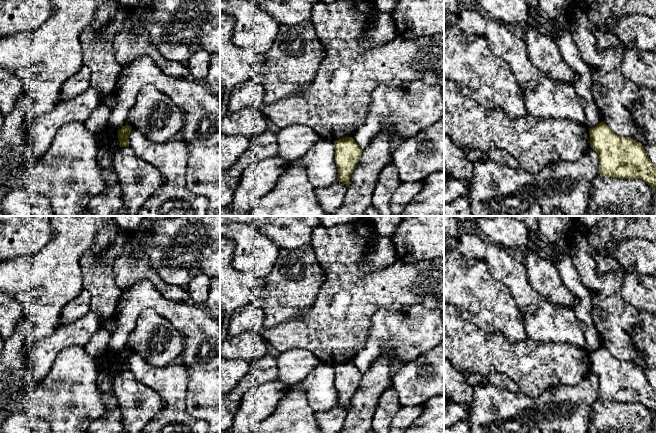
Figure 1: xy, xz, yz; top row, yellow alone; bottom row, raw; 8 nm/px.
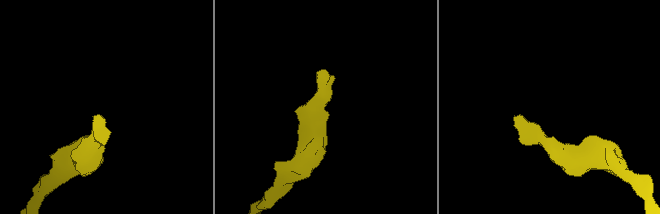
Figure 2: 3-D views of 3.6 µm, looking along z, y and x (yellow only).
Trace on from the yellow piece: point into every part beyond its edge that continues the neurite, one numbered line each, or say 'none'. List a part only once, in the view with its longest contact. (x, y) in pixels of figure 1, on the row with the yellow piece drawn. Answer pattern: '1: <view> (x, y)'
none

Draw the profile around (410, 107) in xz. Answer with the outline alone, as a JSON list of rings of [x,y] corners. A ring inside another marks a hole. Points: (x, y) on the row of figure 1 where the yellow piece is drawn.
[[[421,81],[379,85],[373,90],[367,119],[351,137],[362,150],[389,127],[395,130],[394,139],[408,139],[433,125],[444,115],[443,93],[444,89],[441,86],[427,85]]]

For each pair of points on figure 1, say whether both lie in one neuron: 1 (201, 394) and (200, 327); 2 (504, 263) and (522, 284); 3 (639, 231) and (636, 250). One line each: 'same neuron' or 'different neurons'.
1: same neuron
2: same neuron
3: different neurons

